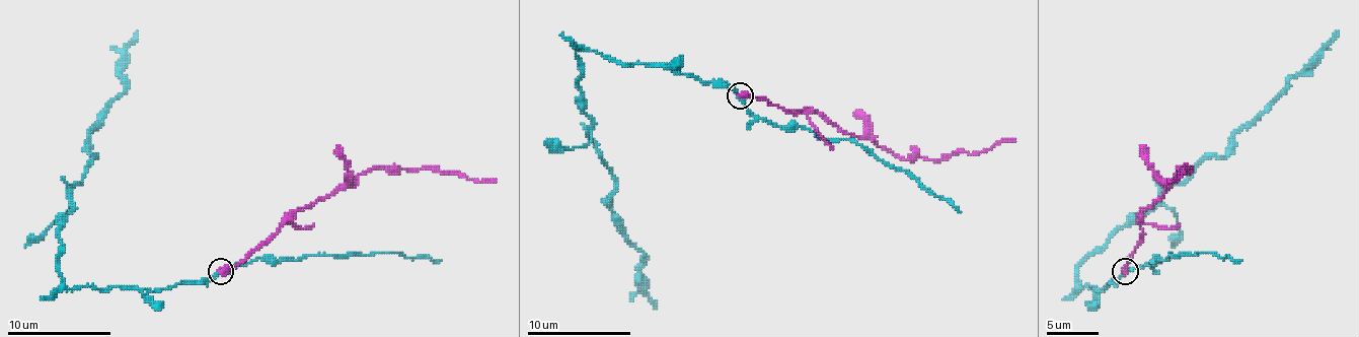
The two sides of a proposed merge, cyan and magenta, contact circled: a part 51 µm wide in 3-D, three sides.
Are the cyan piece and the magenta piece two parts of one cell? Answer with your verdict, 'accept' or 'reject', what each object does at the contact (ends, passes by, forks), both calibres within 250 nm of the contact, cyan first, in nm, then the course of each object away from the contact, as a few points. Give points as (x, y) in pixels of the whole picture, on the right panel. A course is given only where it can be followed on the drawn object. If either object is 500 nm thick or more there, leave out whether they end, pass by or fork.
reject; cyan passes by; magenta ends there; 170 nm thick on the cyan side, 480 nm on the other; cyan runs (1125, 273), (1099, 291), (1077, 283), (1080, 265), (1205, 158), (1228, 150), (1231, 137), (1338, 30); magenta runs (1125, 270), (1140, 242), (1140, 213), (1160, 197), (1177, 174), (1190, 169), (1168, 182)

